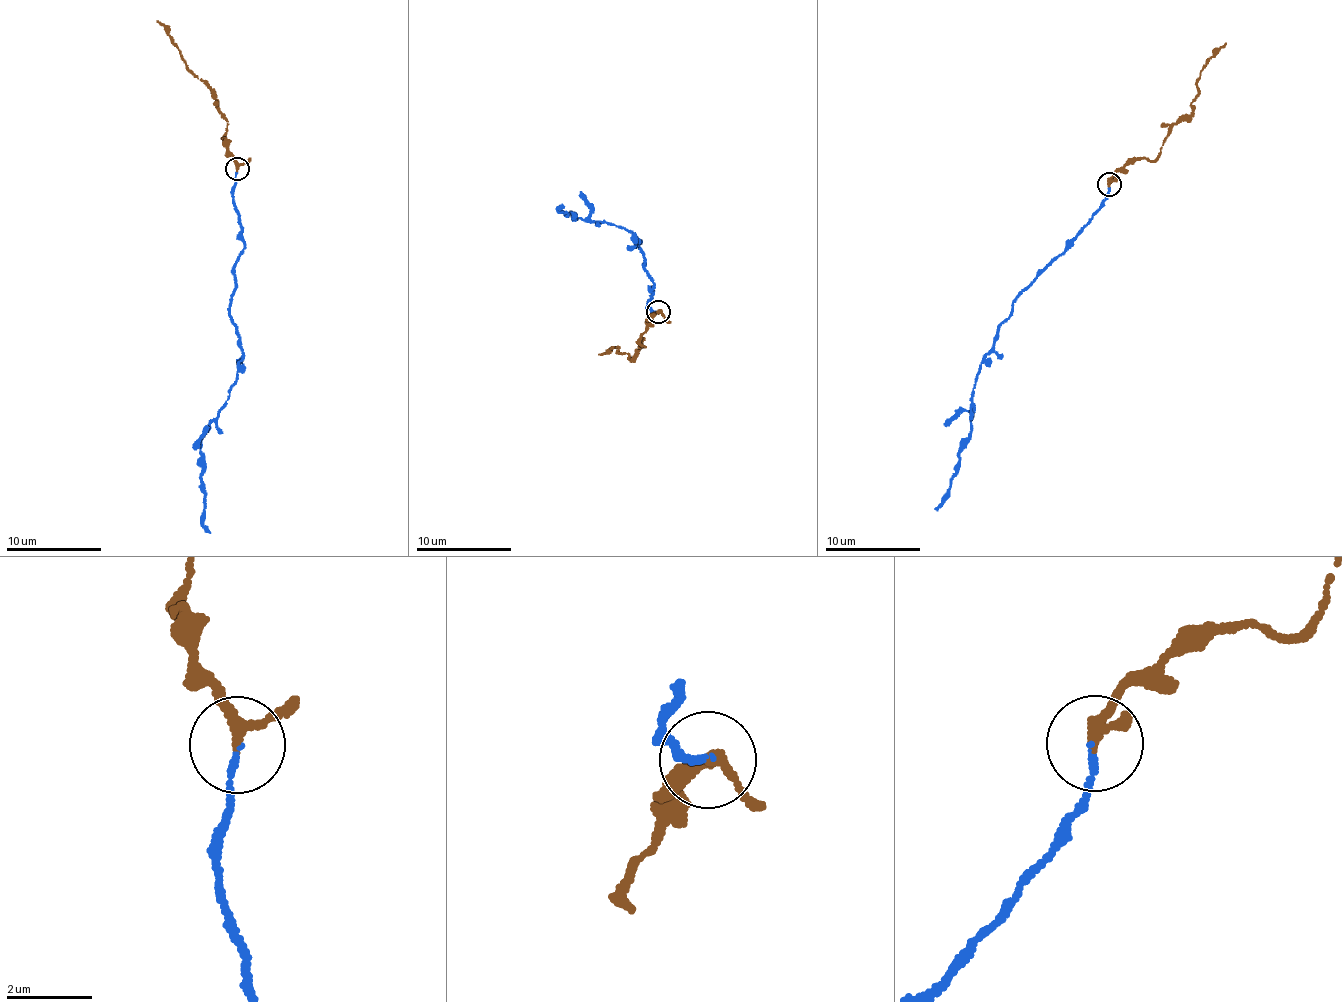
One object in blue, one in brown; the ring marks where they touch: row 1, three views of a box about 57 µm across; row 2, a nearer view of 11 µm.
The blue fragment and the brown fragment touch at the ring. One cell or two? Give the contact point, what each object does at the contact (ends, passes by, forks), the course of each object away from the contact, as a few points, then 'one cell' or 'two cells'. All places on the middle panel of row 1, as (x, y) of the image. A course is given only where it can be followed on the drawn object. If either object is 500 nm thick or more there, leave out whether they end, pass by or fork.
place (658, 312); blue ends; brown passes by; course blue (658, 312), (646, 307), (654, 284), (634, 247), (639, 240), (616, 226), (571, 220), (563, 208); course brown (658, 312), (639, 341), (646, 347), (641, 345), (631, 359), (616, 346), (598, 353); one cell

